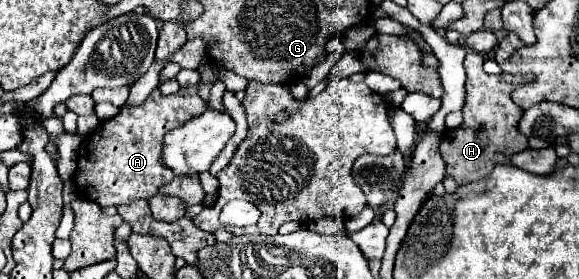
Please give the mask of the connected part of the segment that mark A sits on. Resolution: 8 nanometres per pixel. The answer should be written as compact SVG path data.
M180 88L176 94L164 96L160 90L152 90L150 96L138 106L124 106L120 112L90 132L78 150L78 168L72 182L78 194L106 206L120 206L140 198L154 196L162 186L172 182L174 174L160 166L160 142L168 130L182 126L184 122L204 114L204 100L196 88Z

